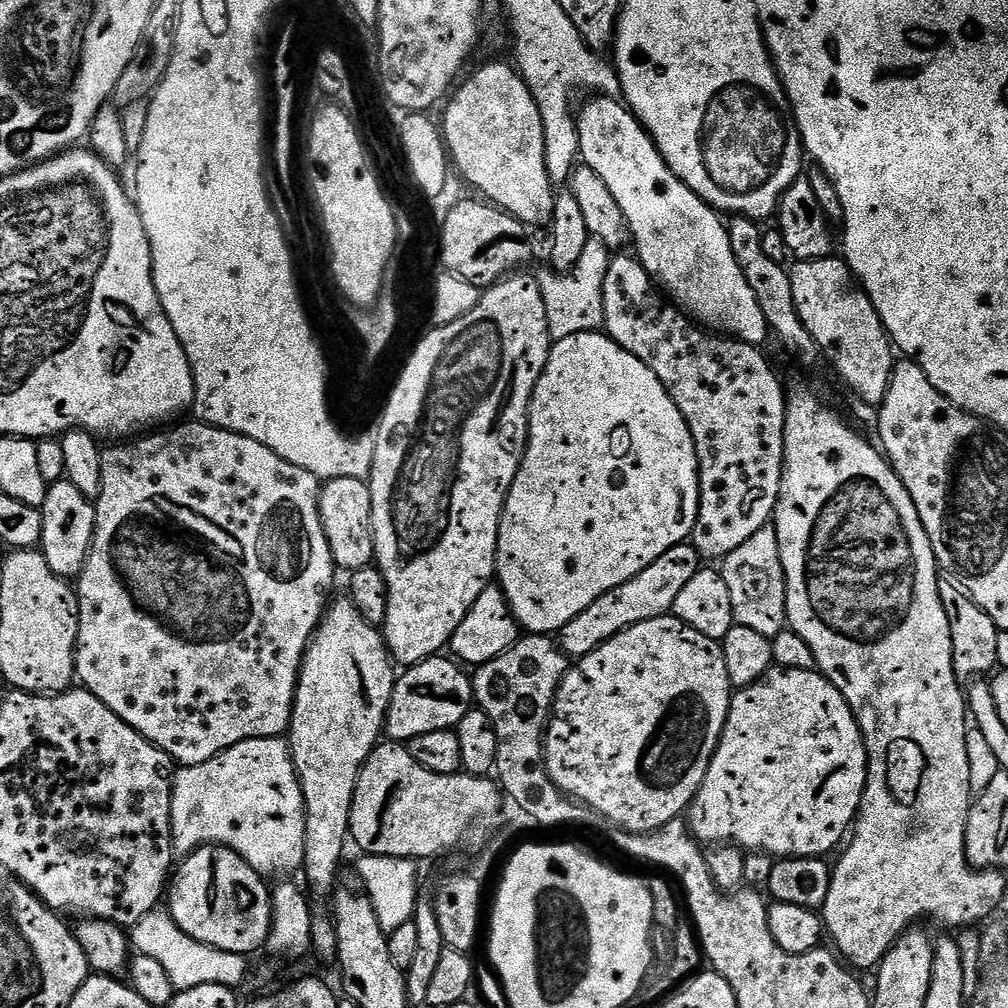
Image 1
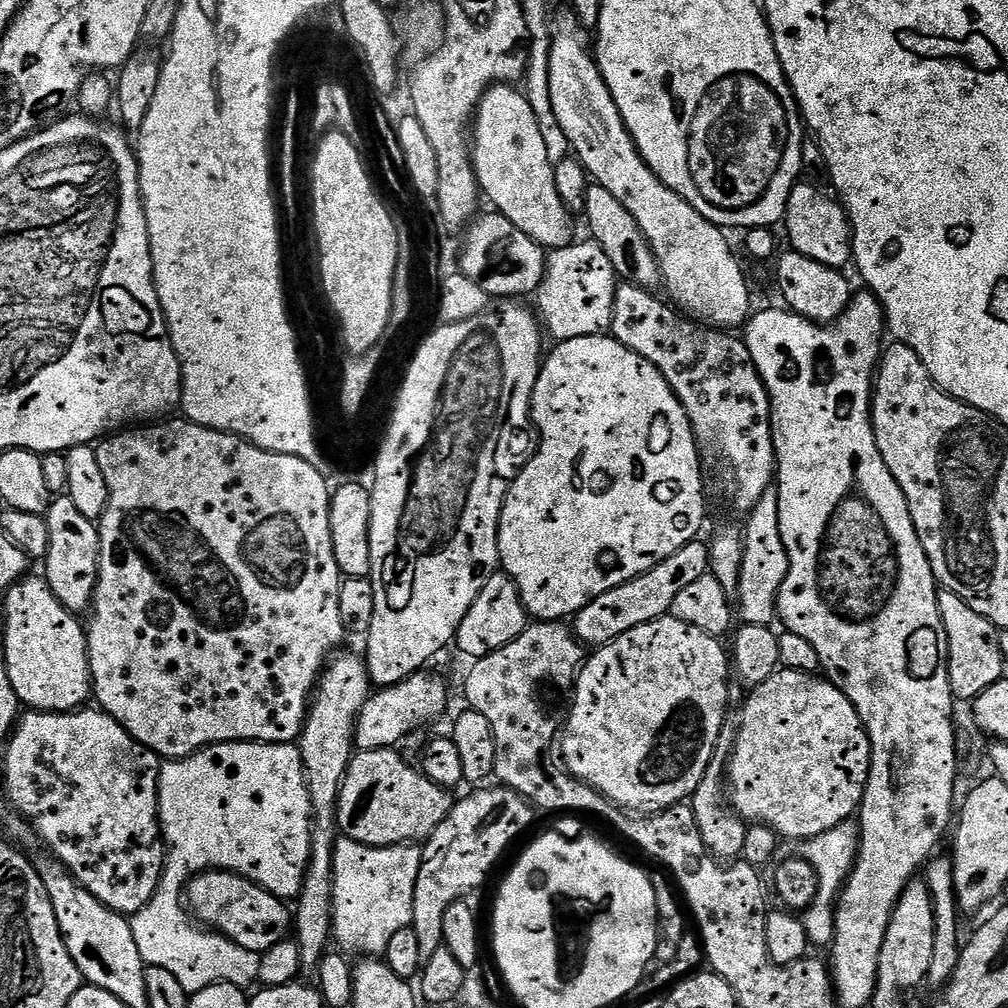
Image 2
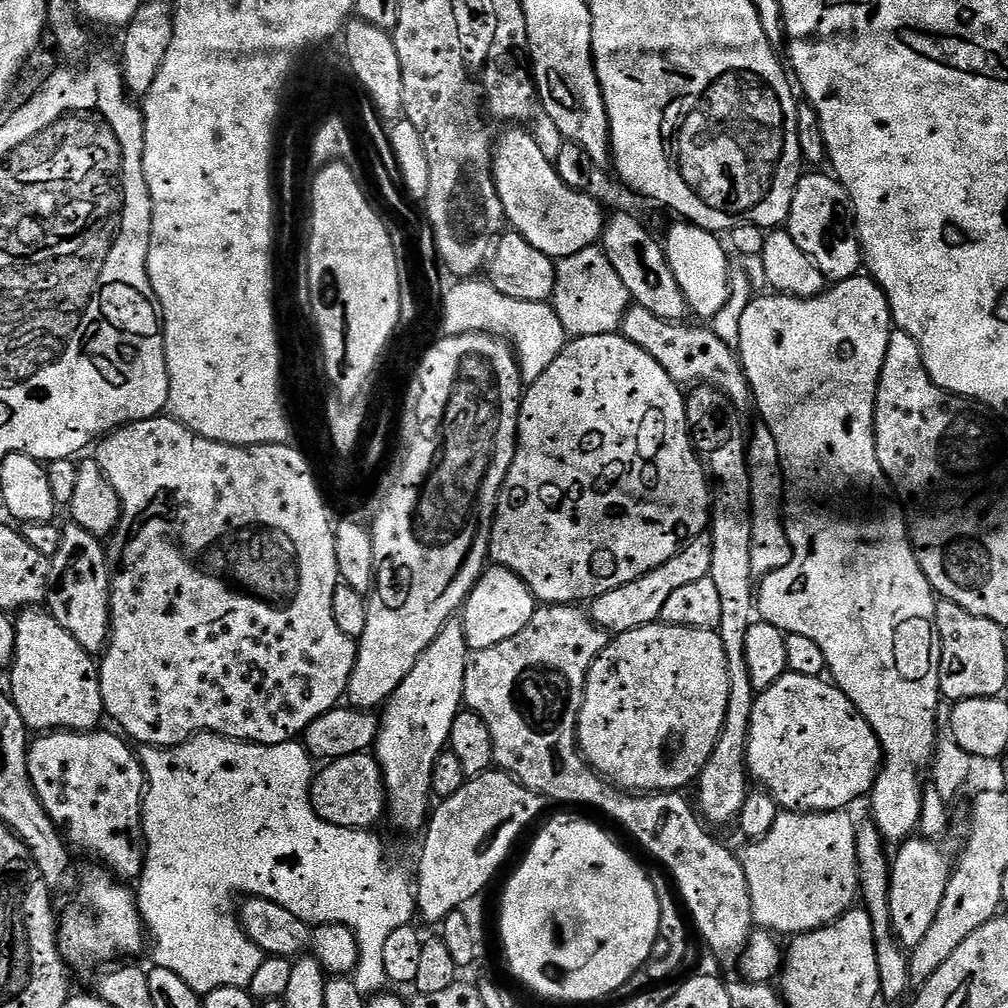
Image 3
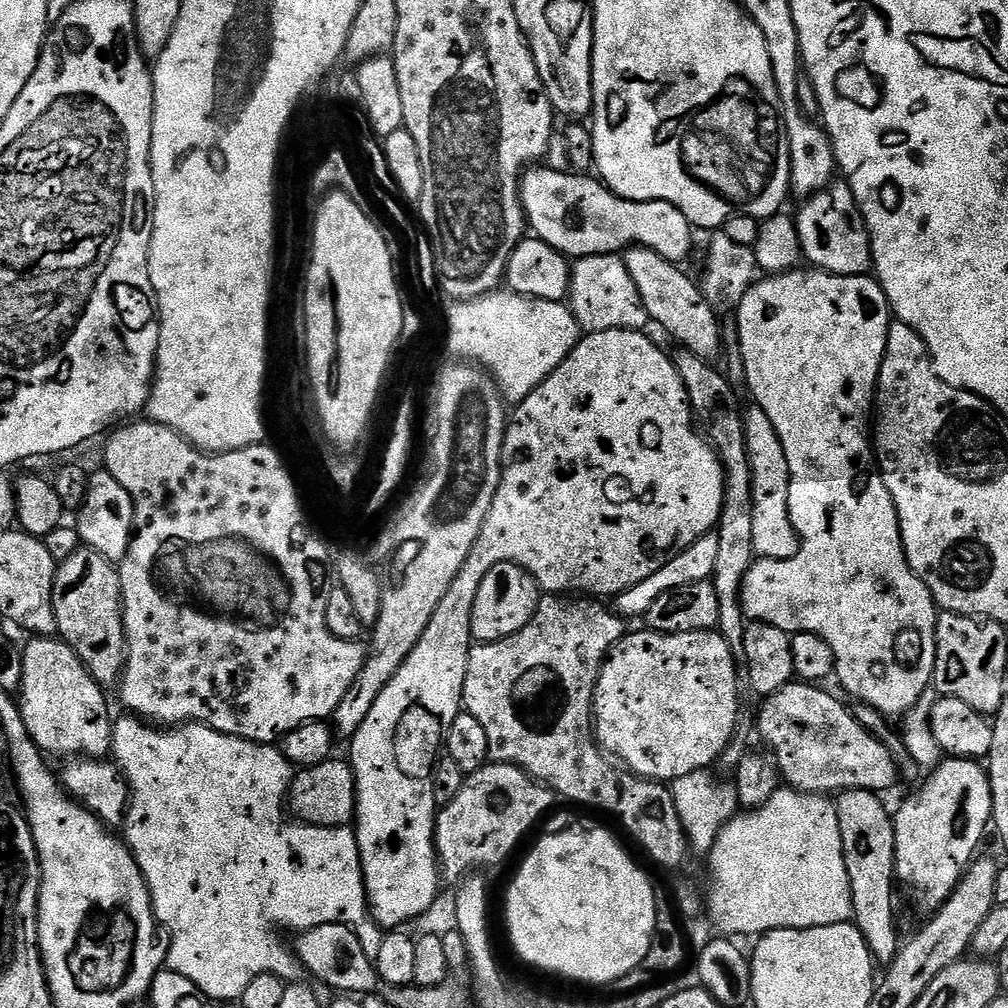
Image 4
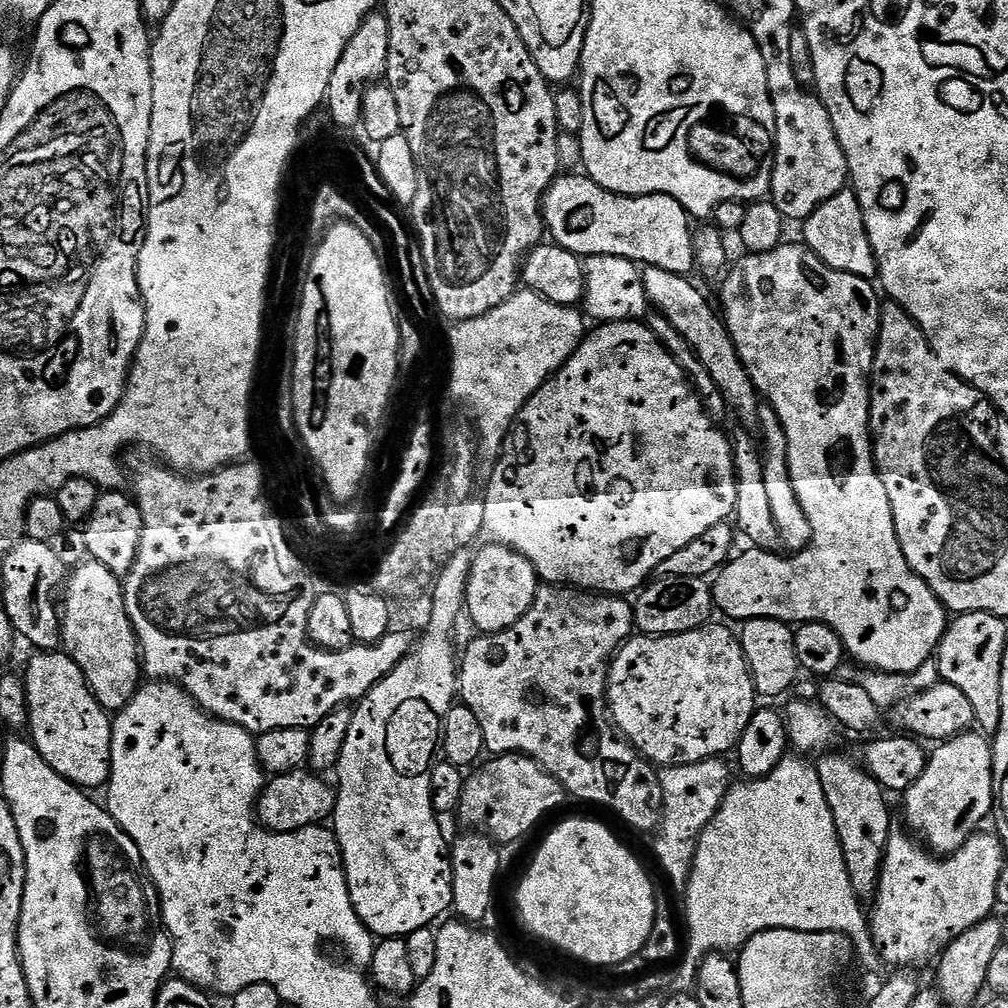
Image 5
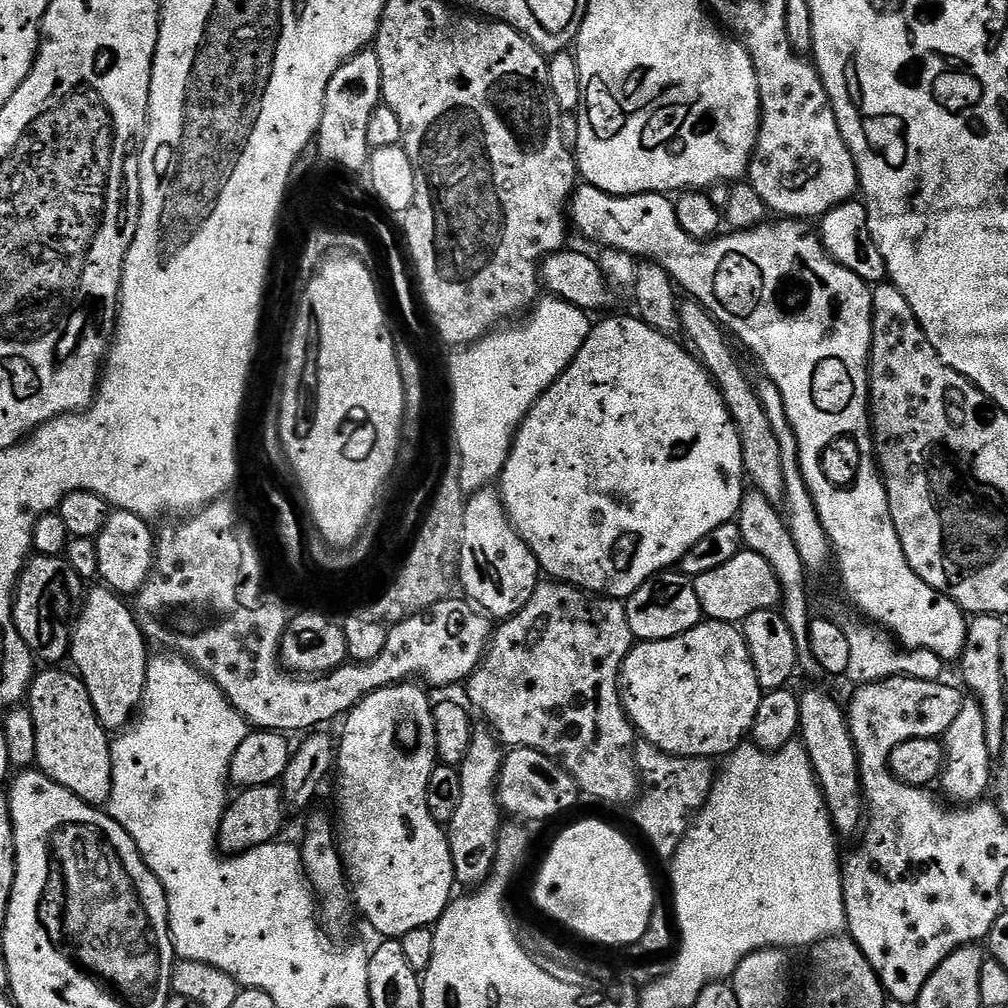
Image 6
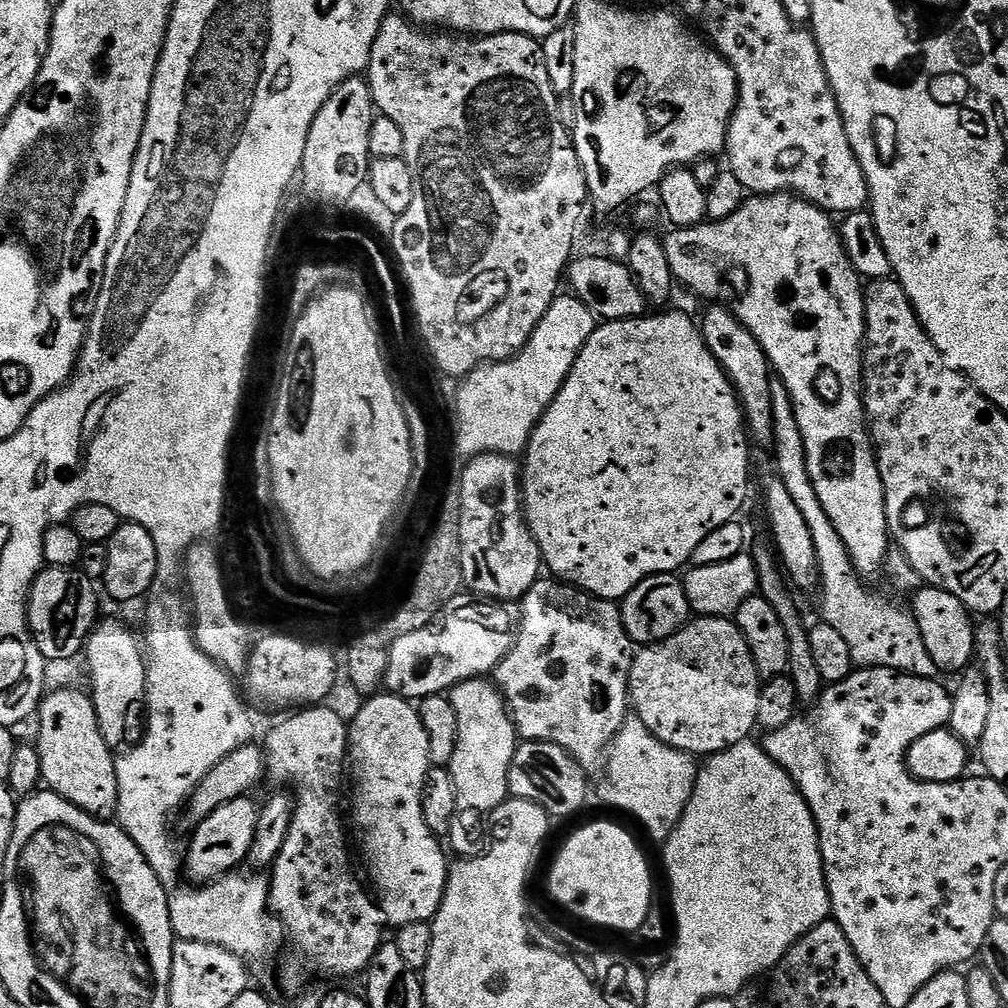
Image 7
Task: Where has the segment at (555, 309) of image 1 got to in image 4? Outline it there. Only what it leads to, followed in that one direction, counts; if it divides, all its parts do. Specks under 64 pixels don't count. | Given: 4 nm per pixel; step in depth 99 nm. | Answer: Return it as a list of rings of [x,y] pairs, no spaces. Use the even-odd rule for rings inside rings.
[[[619,255],[579,257],[570,271],[568,305],[583,331],[601,332],[620,328],[641,331],[649,325],[648,313],[642,306],[641,295],[638,294],[638,288]]]

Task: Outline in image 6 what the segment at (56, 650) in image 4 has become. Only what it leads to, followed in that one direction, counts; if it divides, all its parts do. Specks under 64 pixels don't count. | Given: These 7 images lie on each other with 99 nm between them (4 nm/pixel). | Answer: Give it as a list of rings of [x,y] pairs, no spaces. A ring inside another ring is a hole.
[[[48,666],[43,670],[45,672],[37,671],[32,677],[32,684],[28,688],[28,695],[26,697],[26,707],[30,710],[30,714],[34,718],[34,734],[38,734],[38,754],[36,755],[36,764],[39,771],[43,772],[54,782],[58,782],[58,786],[66,786],[66,790],[73,792],[78,798],[82,798],[86,803],[93,806],[107,805],[110,794],[112,793],[112,745],[110,743],[109,733],[100,725],[98,714],[94,710],[94,706],[90,702],[90,694],[86,690],[86,686],[81,682],[80,677],[76,675],[75,671],[67,670],[63,672],[63,667]]]

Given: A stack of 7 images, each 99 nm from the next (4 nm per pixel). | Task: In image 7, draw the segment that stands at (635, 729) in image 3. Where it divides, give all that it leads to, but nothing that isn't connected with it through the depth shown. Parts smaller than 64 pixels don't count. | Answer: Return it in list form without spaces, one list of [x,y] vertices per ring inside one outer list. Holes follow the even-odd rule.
[[[706,616],[693,619],[691,622],[685,624],[679,632],[675,632],[670,638],[666,638],[657,644],[649,644],[641,647],[639,651],[633,655],[632,669],[630,670],[630,678],[628,679],[630,704],[638,719],[662,742],[666,742],[670,746],[674,746],[683,752],[691,752],[692,755],[697,758],[712,756],[715,752],[726,750],[730,746],[747,740],[753,735],[752,728],[755,729],[757,727],[758,698],[760,697],[761,687],[762,681],[758,670],[754,666],[754,658],[752,657],[750,646],[746,642],[746,638],[740,633],[740,628],[736,623],[722,616]]]

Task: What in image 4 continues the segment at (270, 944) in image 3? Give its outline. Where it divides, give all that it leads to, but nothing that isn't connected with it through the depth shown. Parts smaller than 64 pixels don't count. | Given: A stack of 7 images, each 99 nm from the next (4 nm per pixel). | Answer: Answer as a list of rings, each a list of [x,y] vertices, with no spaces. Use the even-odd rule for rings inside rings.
[[[323,924],[305,928],[299,933],[300,941],[294,944],[296,959],[300,961],[303,971],[313,976],[313,981],[321,980],[336,994],[375,993],[380,983],[375,963],[368,957],[356,929],[347,924]]]

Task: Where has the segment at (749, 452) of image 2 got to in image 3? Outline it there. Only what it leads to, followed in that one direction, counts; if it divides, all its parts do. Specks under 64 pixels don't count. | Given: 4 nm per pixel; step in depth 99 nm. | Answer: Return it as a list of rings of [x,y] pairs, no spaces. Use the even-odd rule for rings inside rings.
[[[632,306],[624,315],[622,335],[634,342],[634,346],[642,346],[642,350],[646,350],[646,354],[650,354],[650,358],[654,358],[654,362],[658,362],[666,374],[670,374],[674,383],[681,386],[708,384],[725,392],[737,406],[749,403],[748,379],[740,365],[739,355],[716,337],[711,327],[700,327],[704,328],[691,328],[688,322],[658,318],[658,314],[650,314],[650,310]]]

